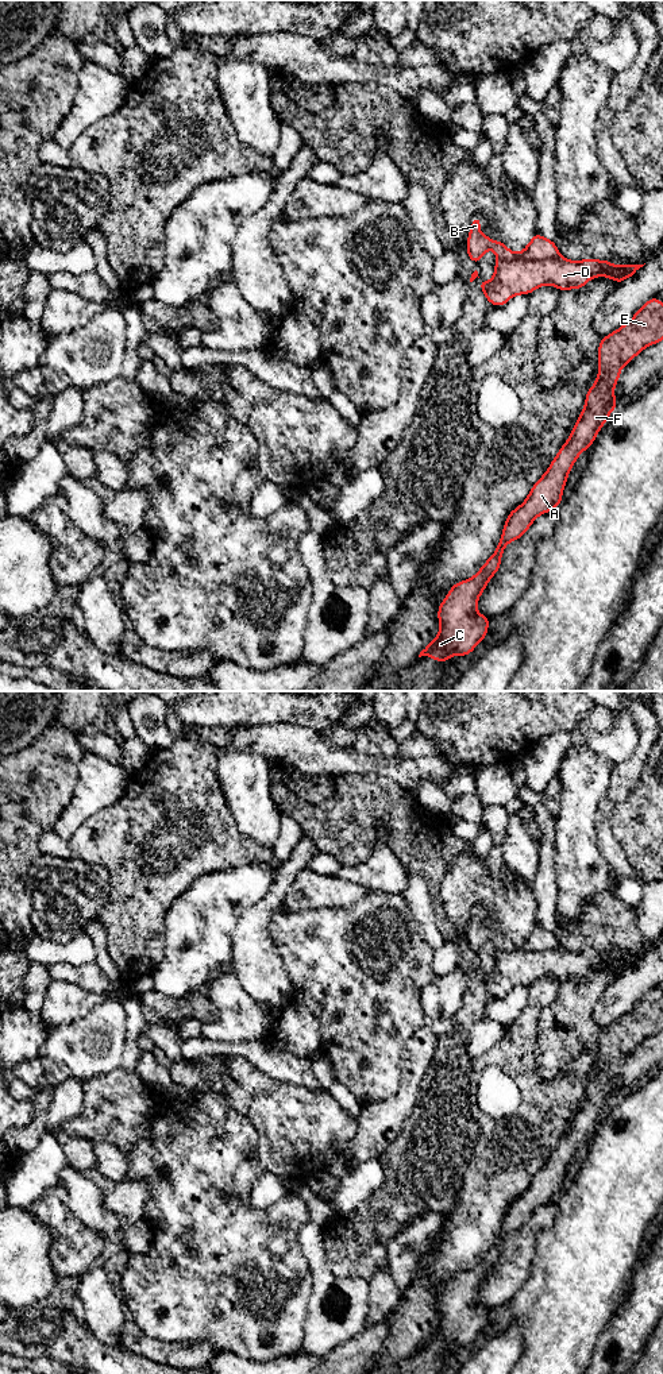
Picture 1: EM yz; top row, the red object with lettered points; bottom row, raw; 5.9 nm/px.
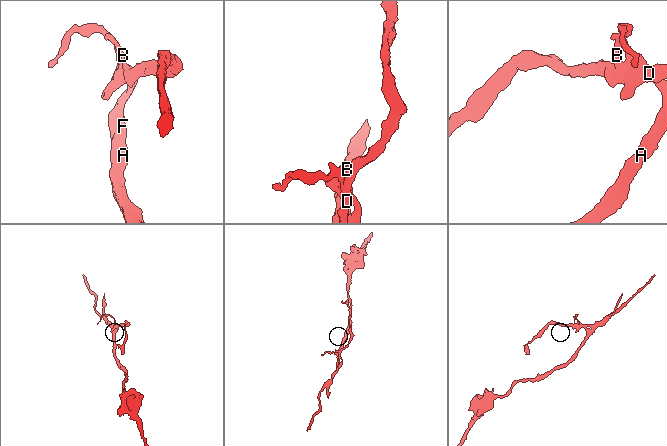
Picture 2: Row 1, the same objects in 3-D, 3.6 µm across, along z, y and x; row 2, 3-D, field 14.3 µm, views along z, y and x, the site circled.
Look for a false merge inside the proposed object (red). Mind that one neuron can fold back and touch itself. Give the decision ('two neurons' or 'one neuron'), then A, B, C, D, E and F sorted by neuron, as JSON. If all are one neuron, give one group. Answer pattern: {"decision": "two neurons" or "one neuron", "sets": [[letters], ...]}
{"decision": "two neurons", "sets": [["A", "B", "C", "E", "F"], ["D"]]}

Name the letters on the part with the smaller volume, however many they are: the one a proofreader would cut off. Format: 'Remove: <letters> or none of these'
Remove: D

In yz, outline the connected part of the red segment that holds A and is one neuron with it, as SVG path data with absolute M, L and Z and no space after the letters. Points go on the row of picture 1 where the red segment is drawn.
M658 297L649 298L621 328L613 331L600 340L598 346L598 377L586 393L585 408L582 409L575 427L567 441L552 459L548 470L533 485L527 499L508 517L502 529L501 540L496 545L493 556L486 560L482 568L470 579L455 583L443 602L439 605L437 618L439 634L419 655L432 657L436 661L447 663L452 655L469 656L481 640L486 640L490 618L478 614L478 598L485 591L487 582L501 567L501 557L505 547L523 537L532 522L543 513L548 513L563 501L562 493L577 458L595 440L600 429L618 402L614 398L614 385L618 382L621 368L648 346L663 340L663 302Z

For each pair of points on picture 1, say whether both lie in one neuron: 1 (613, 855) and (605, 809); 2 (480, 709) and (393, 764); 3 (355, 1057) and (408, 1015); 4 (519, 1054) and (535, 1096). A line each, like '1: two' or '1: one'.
1: one
2: two
3: one
4: one

